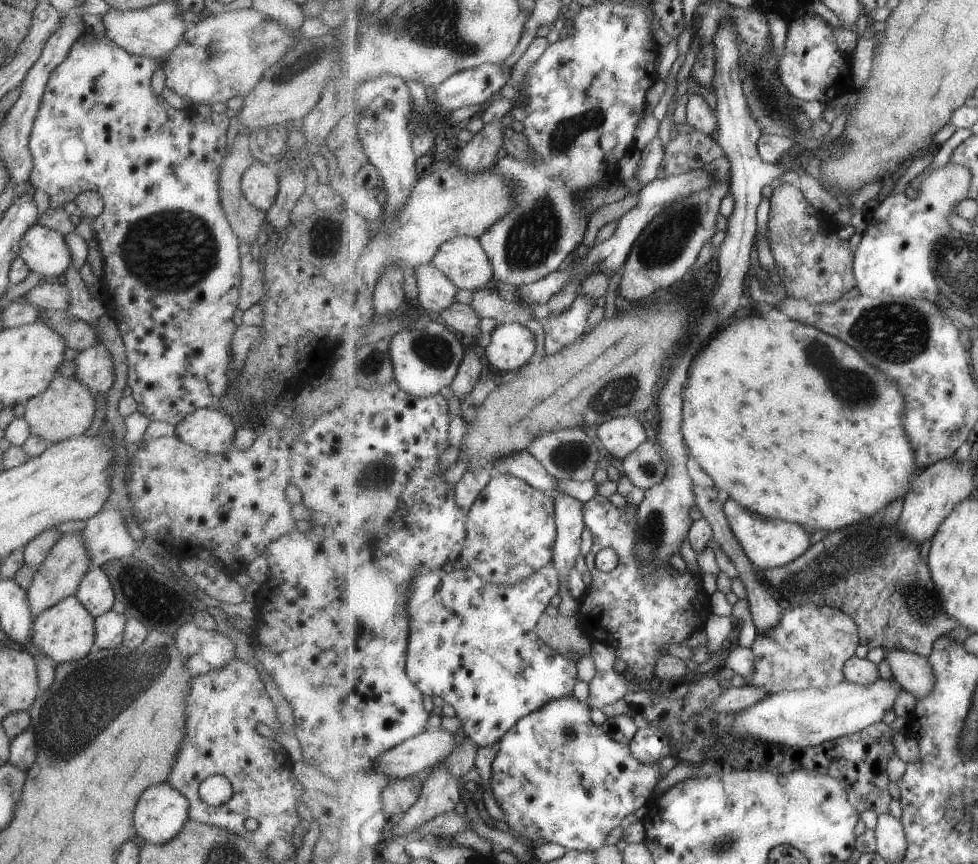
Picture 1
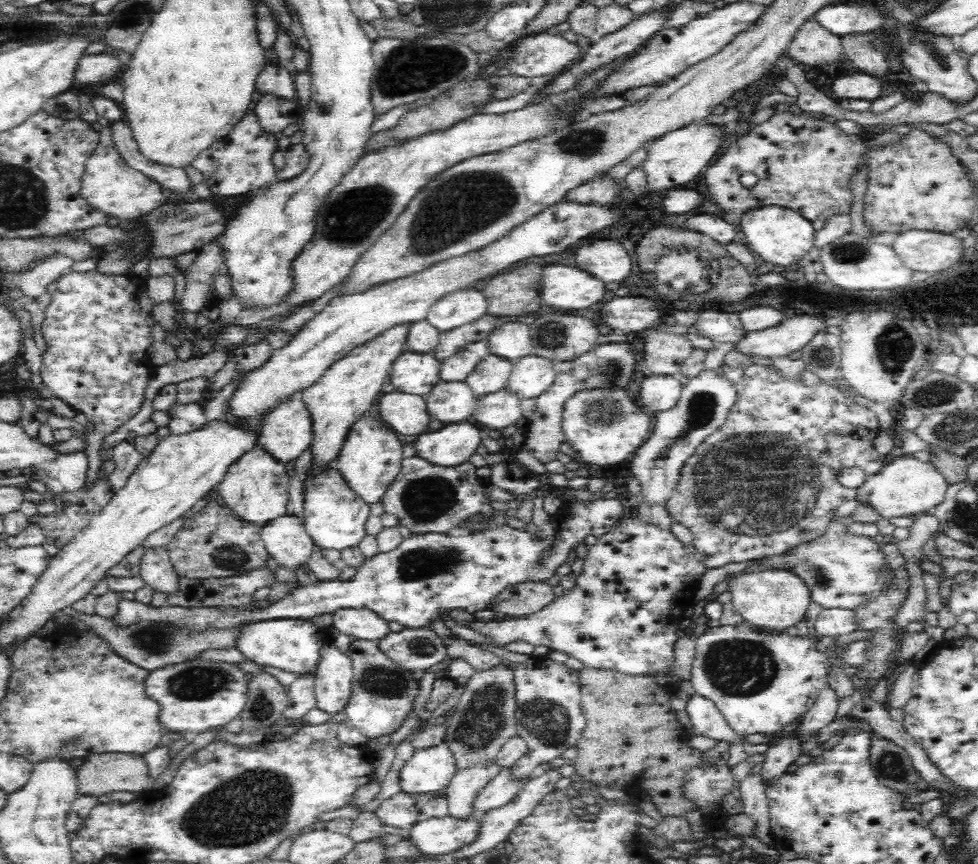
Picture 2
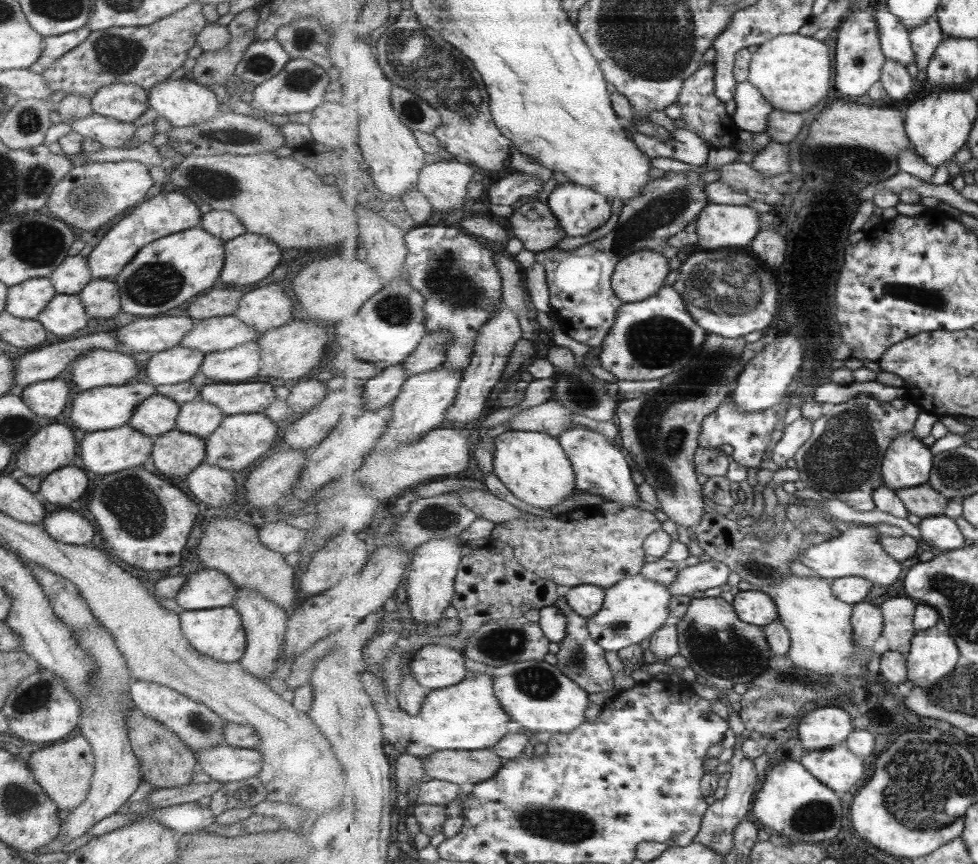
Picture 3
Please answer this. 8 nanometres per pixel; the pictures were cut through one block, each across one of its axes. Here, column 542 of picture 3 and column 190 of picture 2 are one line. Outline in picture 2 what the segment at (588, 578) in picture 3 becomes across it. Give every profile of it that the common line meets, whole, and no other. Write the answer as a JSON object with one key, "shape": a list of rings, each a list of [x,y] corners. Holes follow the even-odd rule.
{"shape":[[[210,502],[201,511],[186,519],[184,526],[167,544],[168,554],[180,576],[188,578],[226,578],[242,576],[264,568],[269,552],[260,536],[261,528],[240,520],[229,508]]]}

